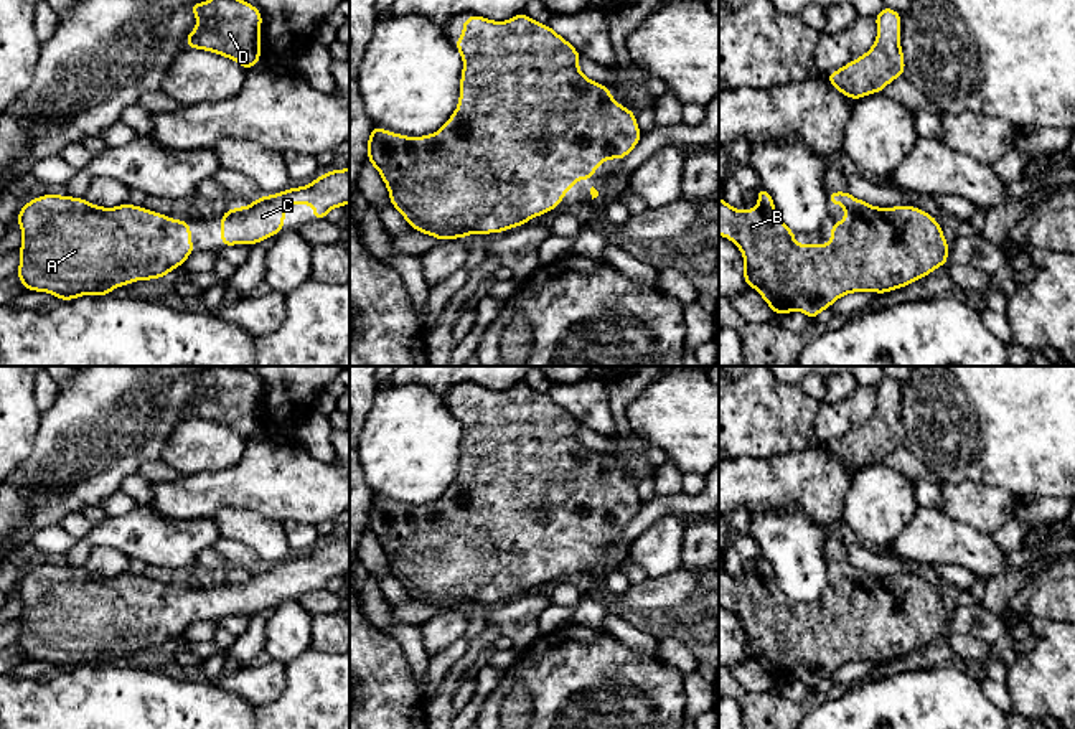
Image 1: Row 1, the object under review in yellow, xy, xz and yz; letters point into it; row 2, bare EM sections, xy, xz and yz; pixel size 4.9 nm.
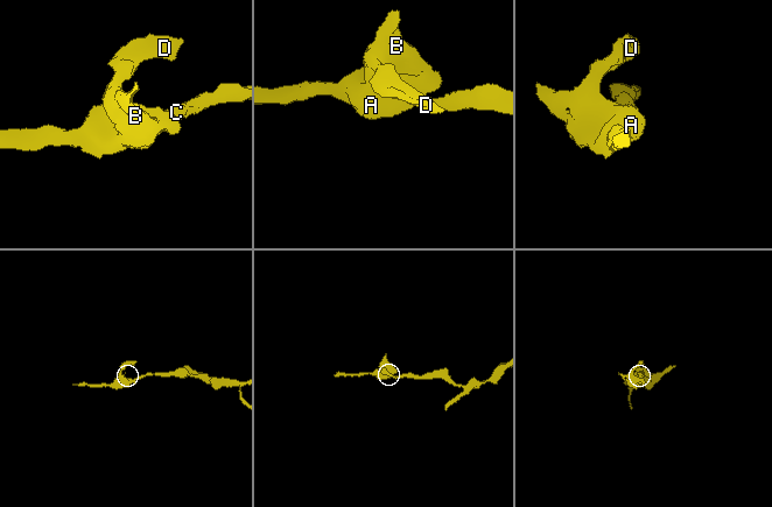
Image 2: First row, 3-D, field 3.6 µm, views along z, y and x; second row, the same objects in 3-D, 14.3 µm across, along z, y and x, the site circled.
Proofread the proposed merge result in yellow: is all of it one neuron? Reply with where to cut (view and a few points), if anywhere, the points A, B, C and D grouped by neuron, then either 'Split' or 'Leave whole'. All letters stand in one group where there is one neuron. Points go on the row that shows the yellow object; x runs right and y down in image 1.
No split. Groups: A B C D. Leave whole

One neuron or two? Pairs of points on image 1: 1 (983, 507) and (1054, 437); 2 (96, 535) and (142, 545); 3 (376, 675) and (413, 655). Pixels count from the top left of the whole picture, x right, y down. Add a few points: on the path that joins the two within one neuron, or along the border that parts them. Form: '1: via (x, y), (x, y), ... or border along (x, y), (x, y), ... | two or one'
1: border along (962, 480), (996, 485), (1004, 489), (1014, 500) | two
2: via (107, 535), (126, 535), (131, 540) | one
3: border along (384, 632), (401, 647), (421, 695) | two

